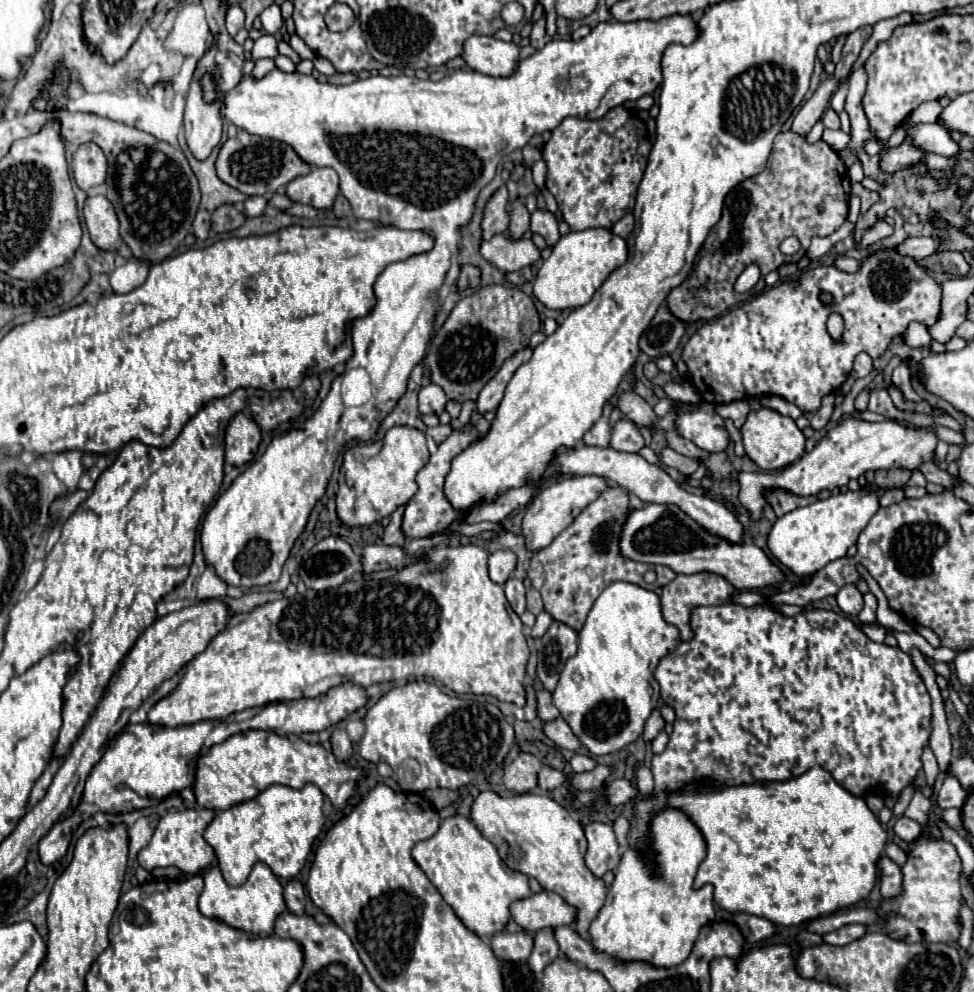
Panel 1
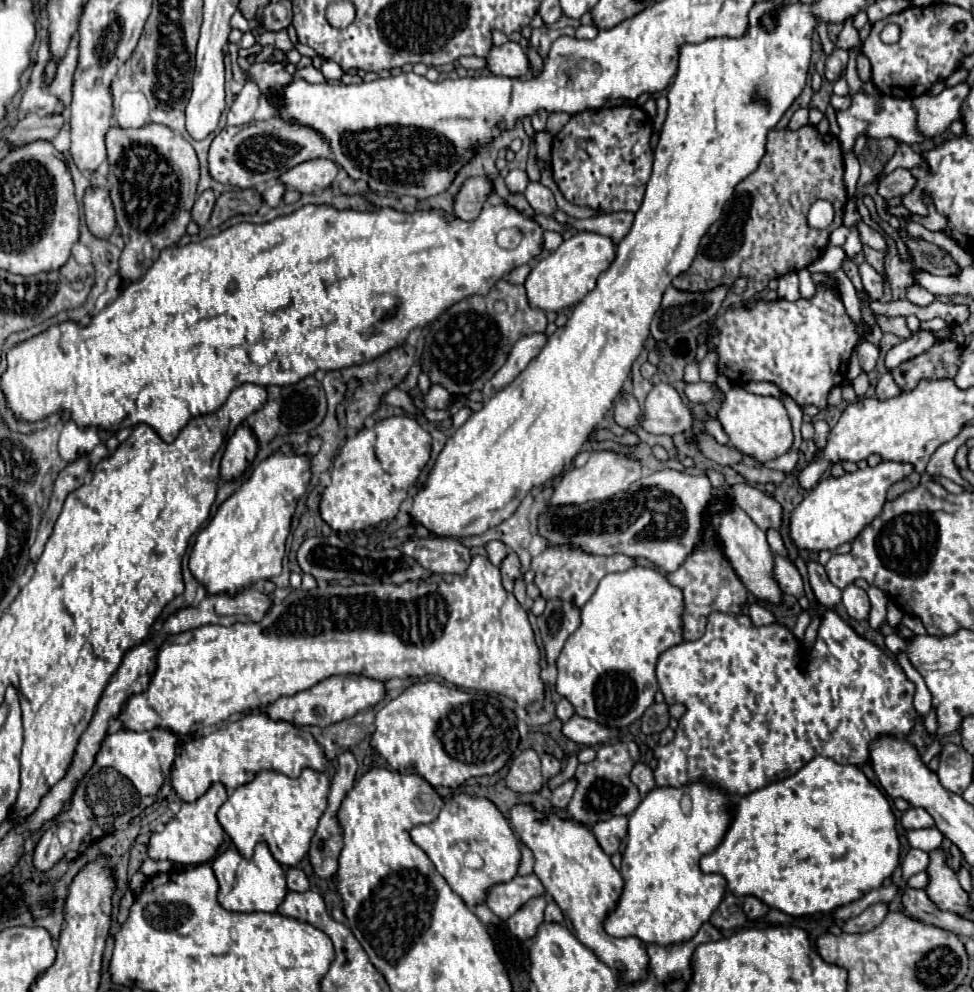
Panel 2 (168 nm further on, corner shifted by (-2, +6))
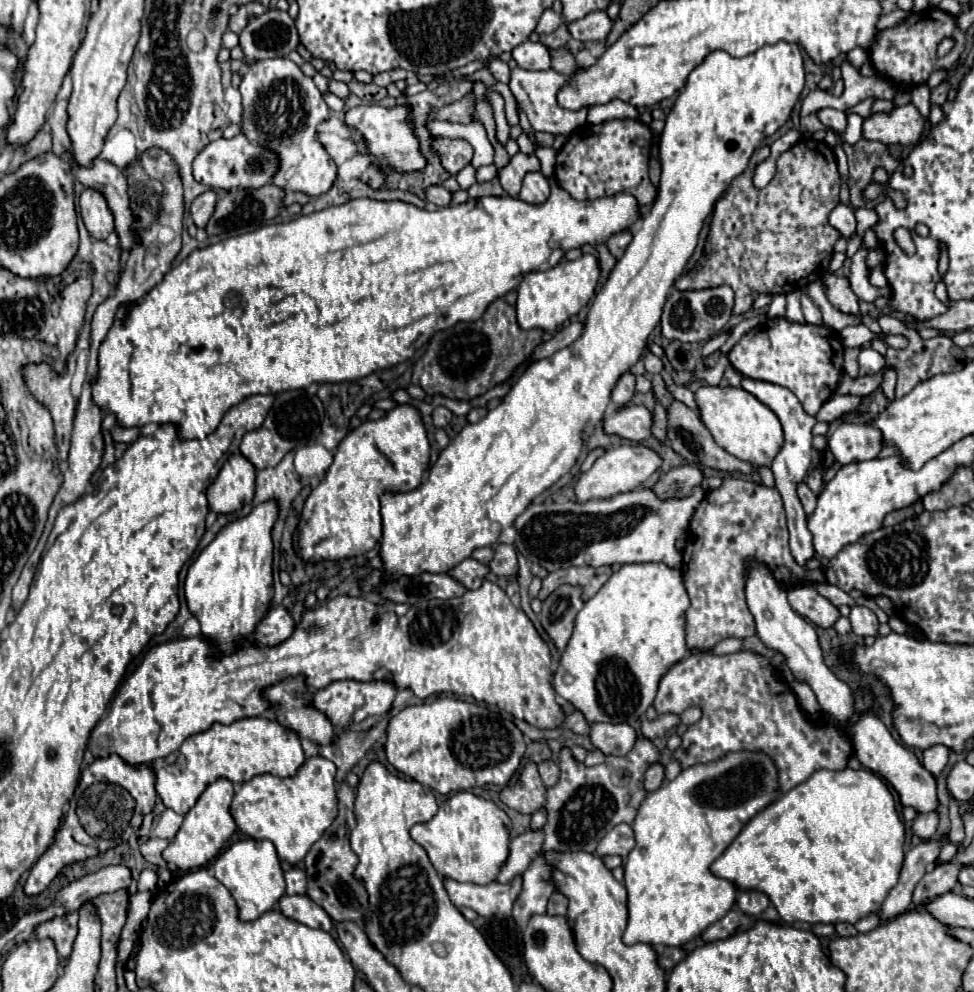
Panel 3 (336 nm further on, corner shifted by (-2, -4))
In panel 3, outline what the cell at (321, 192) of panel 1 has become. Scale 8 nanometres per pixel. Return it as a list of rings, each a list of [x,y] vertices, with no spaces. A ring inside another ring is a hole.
[[[269,58],[251,64],[249,72],[243,76],[239,92],[243,96],[243,134],[247,136],[247,140],[263,144],[263,148],[271,148],[271,152],[279,156],[279,172],[275,172],[273,184],[285,190],[305,192],[313,198],[325,194],[337,178],[337,164],[331,160],[329,152],[317,140],[317,126],[329,120],[329,106],[325,104],[323,94],[317,90],[313,78],[305,76],[301,68],[289,58]]]

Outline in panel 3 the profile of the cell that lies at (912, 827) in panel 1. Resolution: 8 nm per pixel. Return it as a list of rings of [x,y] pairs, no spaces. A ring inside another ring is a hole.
[[[927,812],[927,814],[919,814],[913,822],[913,832],[921,838],[921,840],[929,840],[935,836],[937,832],[937,824],[939,824],[939,812]]]

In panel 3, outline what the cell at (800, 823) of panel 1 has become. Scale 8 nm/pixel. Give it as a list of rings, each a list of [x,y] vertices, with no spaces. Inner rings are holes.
[[[845,768],[845,770],[817,770],[807,782],[795,786],[793,790],[785,792],[779,800],[775,800],[773,804],[769,804],[765,810],[761,810],[755,818],[751,818],[747,822],[747,826],[739,832],[739,836],[731,842],[731,846],[711,864],[711,872],[719,878],[727,878],[731,882],[735,882],[741,890],[743,888],[755,888],[761,890],[769,896],[769,900],[773,902],[773,906],[777,908],[779,916],[783,922],[793,924],[797,922],[807,922],[807,924],[817,924],[817,922],[825,922],[825,924],[839,924],[839,922],[849,922],[855,924],[857,920],[879,912],[883,900],[887,898],[889,890],[897,884],[899,880],[899,872],[903,866],[903,844],[905,844],[905,824],[897,812],[895,806],[895,798],[889,790],[889,786],[871,770],[859,768]]]

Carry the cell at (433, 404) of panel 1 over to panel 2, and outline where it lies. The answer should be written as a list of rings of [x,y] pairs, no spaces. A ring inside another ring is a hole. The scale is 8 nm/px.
[[[431,384],[429,392],[423,396],[423,400],[425,400],[427,408],[431,408],[431,410],[445,410],[451,402],[451,394],[447,390],[443,390],[443,386]]]

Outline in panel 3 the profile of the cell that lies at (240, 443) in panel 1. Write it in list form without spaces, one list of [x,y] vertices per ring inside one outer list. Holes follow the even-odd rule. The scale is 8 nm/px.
[[[233,454],[219,476],[207,488],[209,508],[217,514],[231,514],[249,504],[255,494],[255,468],[243,454]]]

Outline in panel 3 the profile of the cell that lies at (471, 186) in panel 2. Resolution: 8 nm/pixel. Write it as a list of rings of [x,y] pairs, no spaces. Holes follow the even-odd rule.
[[[429,186],[425,188],[425,200],[443,208],[451,204],[451,192],[447,192],[443,186]]]

